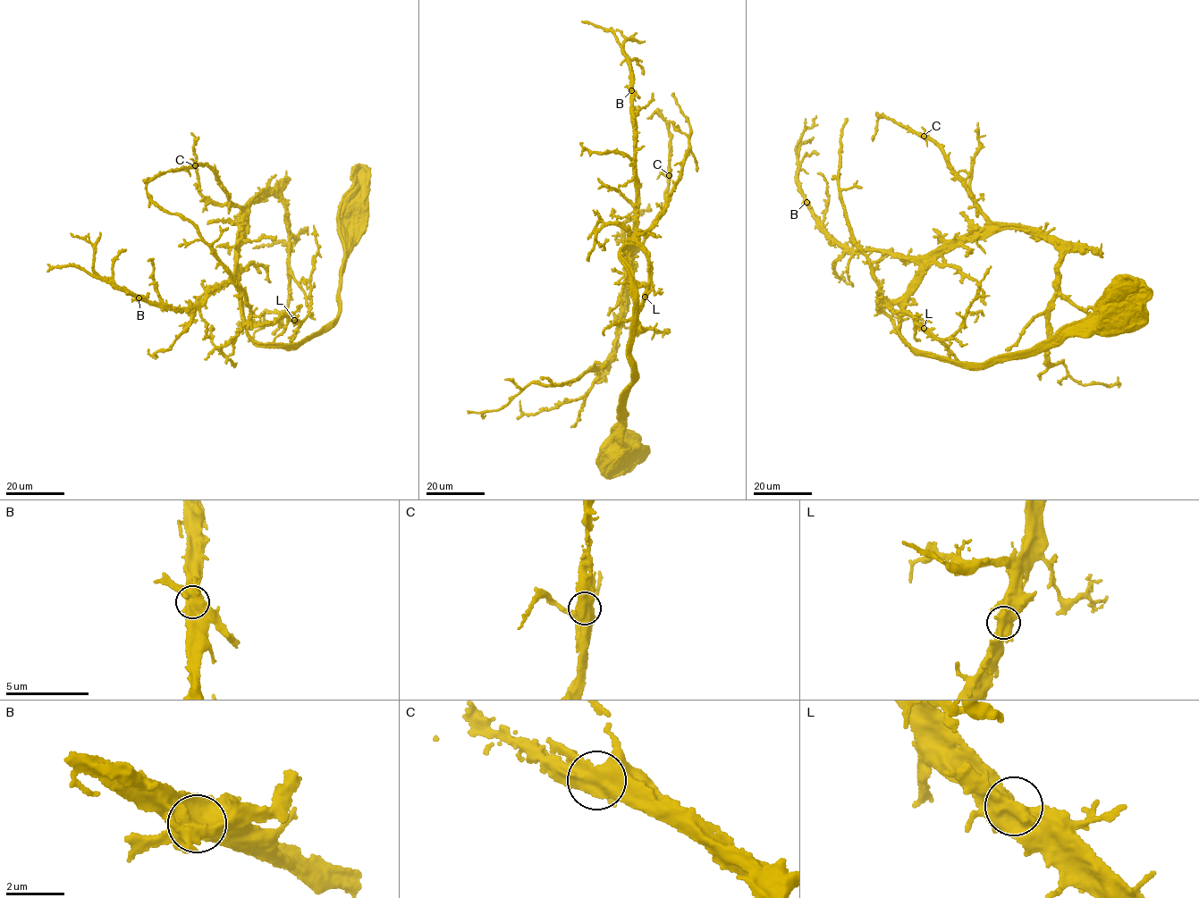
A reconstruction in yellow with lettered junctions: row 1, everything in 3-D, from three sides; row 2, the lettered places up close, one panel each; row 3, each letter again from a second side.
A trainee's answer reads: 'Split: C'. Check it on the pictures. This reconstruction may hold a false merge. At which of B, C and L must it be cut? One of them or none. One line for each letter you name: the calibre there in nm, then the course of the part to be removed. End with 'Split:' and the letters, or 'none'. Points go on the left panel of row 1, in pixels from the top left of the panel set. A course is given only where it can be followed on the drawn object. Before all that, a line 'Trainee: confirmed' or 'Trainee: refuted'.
Trainee: refuted
Split: none

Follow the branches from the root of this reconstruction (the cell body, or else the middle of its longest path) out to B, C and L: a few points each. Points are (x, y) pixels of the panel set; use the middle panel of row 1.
B: (626, 449), (615, 435), (623, 423), (633, 372), (633, 283), (619, 253), (631, 241), (637, 205), (631, 90)
C: (626, 449), (615, 435), (633, 372), (634, 297), (619, 253), (630, 247), (632, 271), (664, 205), (669, 175)
L: (626, 449), (615, 435), (633, 372), (633, 283), (620, 252), (628, 243), (637, 245), (648, 263), (645, 297)

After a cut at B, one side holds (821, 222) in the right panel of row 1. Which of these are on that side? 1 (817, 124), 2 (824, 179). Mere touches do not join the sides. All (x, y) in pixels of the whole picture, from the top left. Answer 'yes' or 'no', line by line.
1: no
2: yes

